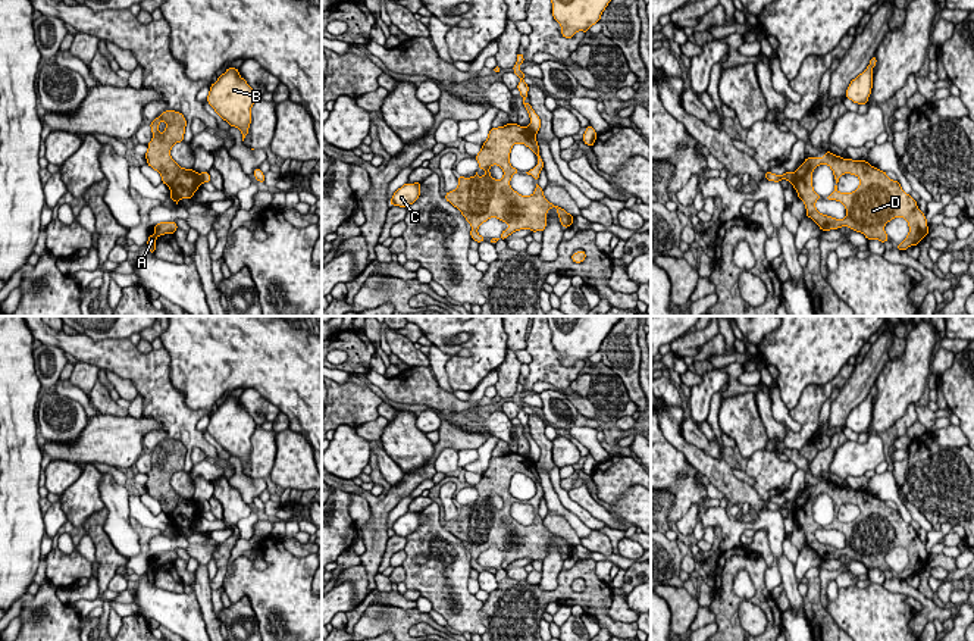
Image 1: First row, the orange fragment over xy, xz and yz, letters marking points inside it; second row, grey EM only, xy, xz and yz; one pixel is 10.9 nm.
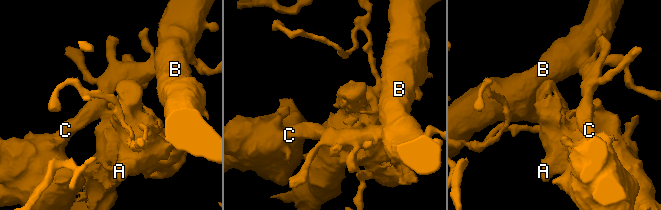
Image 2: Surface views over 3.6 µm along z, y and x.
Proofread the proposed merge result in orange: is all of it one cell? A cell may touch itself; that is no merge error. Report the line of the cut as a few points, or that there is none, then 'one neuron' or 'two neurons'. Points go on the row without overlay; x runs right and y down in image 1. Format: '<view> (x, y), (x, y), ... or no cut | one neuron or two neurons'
yz (794, 503), (792, 513) | two neurons

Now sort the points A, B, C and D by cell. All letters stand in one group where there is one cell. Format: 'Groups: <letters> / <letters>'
Groups: A D / B C

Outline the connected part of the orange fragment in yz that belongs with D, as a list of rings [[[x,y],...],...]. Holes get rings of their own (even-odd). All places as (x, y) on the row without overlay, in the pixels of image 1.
[[[826,481],[824,487],[807,487],[805,491],[793,501],[793,518],[798,528],[805,532],[807,544],[821,560],[839,559],[848,556],[865,565],[867,569],[886,572],[887,563],[884,556],[895,547],[903,547],[908,551],[909,562],[906,567],[896,575],[906,579],[928,565],[926,544],[918,538],[917,531],[906,523],[899,510],[890,509],[884,500],[871,495],[867,490],[842,488],[840,485]],[[818,494],[829,494],[833,500],[836,513],[845,503],[859,507],[859,516],[852,522],[839,522],[837,515],[826,529],[840,531],[846,537],[846,547],[836,548],[821,544],[815,538],[815,531],[821,526],[812,516],[812,500]]]

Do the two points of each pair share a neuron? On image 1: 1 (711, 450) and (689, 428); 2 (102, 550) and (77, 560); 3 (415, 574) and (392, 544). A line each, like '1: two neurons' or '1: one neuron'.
1: one neuron
2: two neurons
3: two neurons

